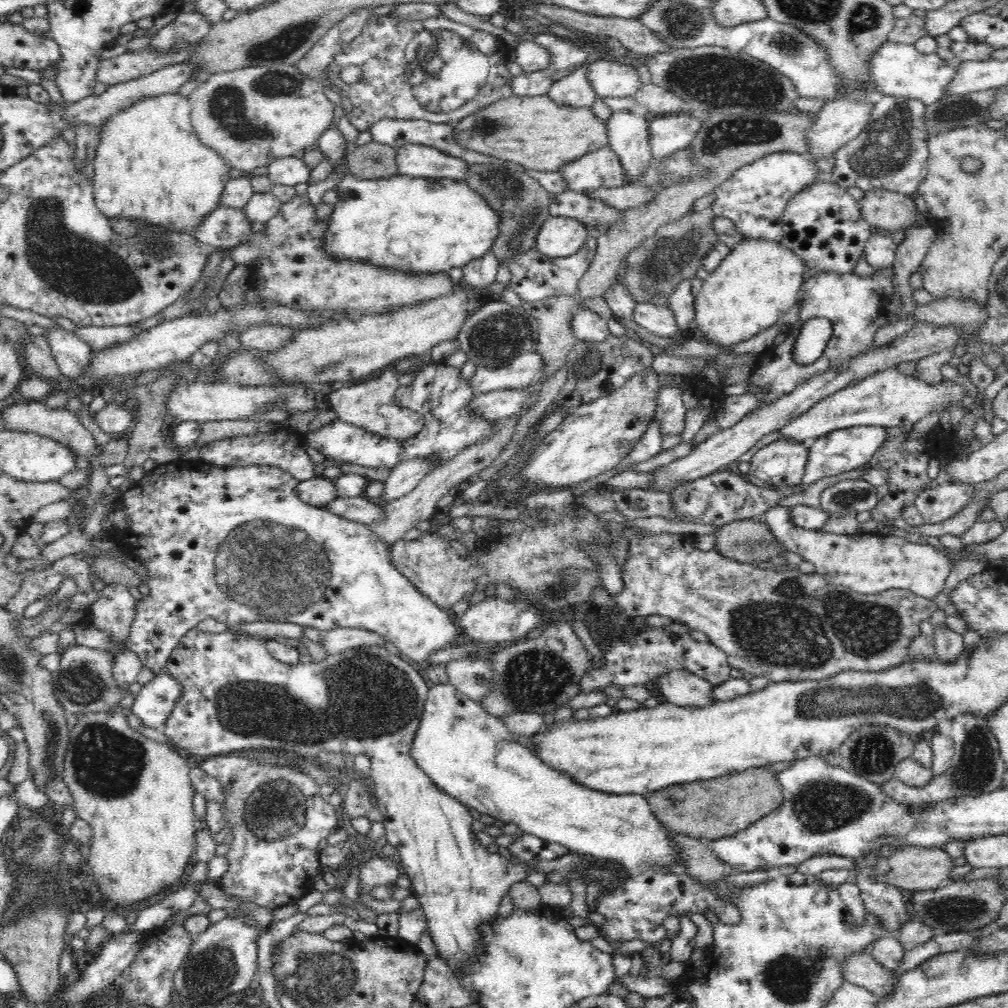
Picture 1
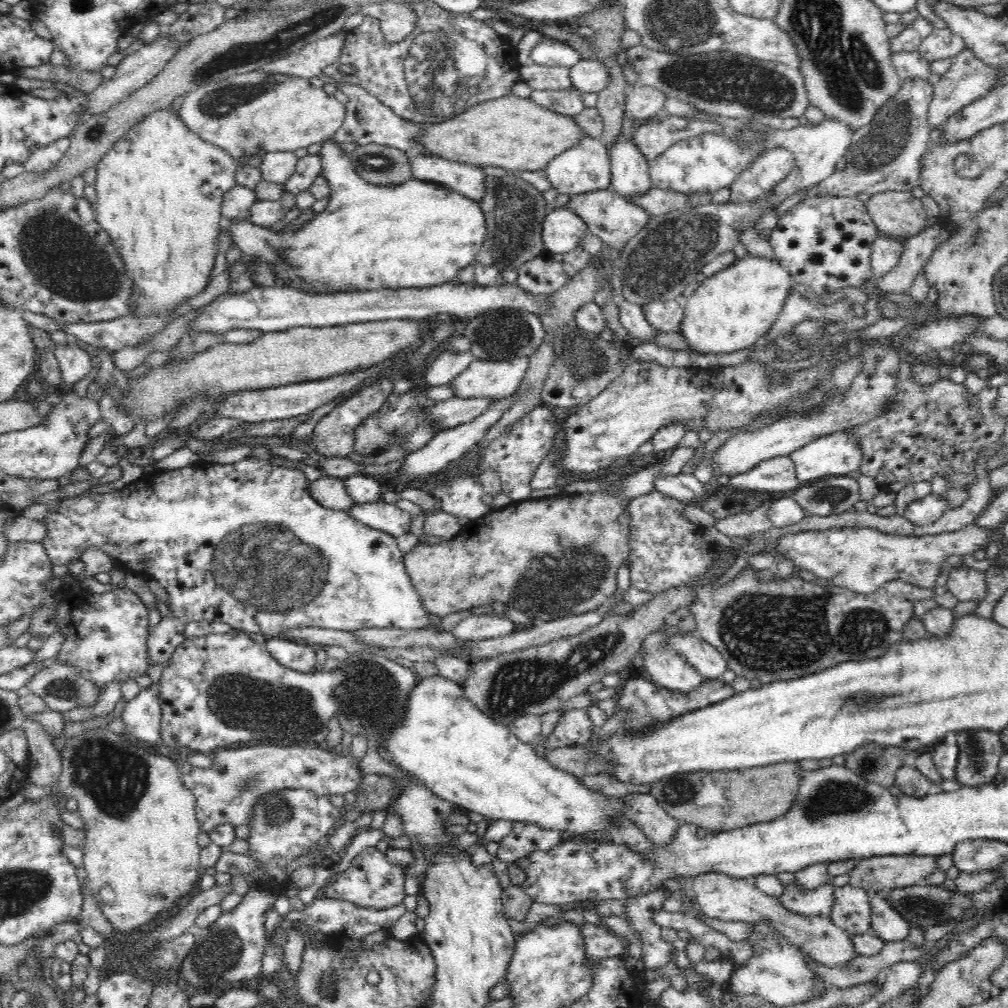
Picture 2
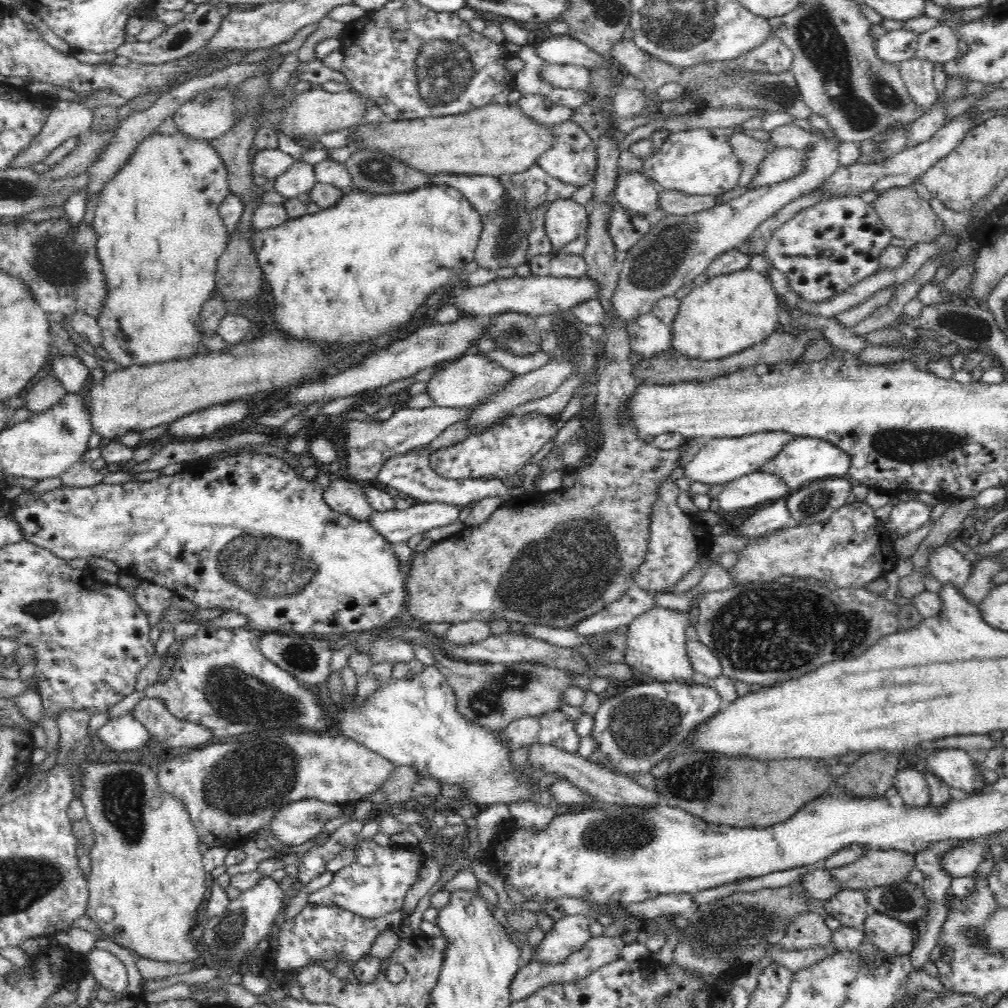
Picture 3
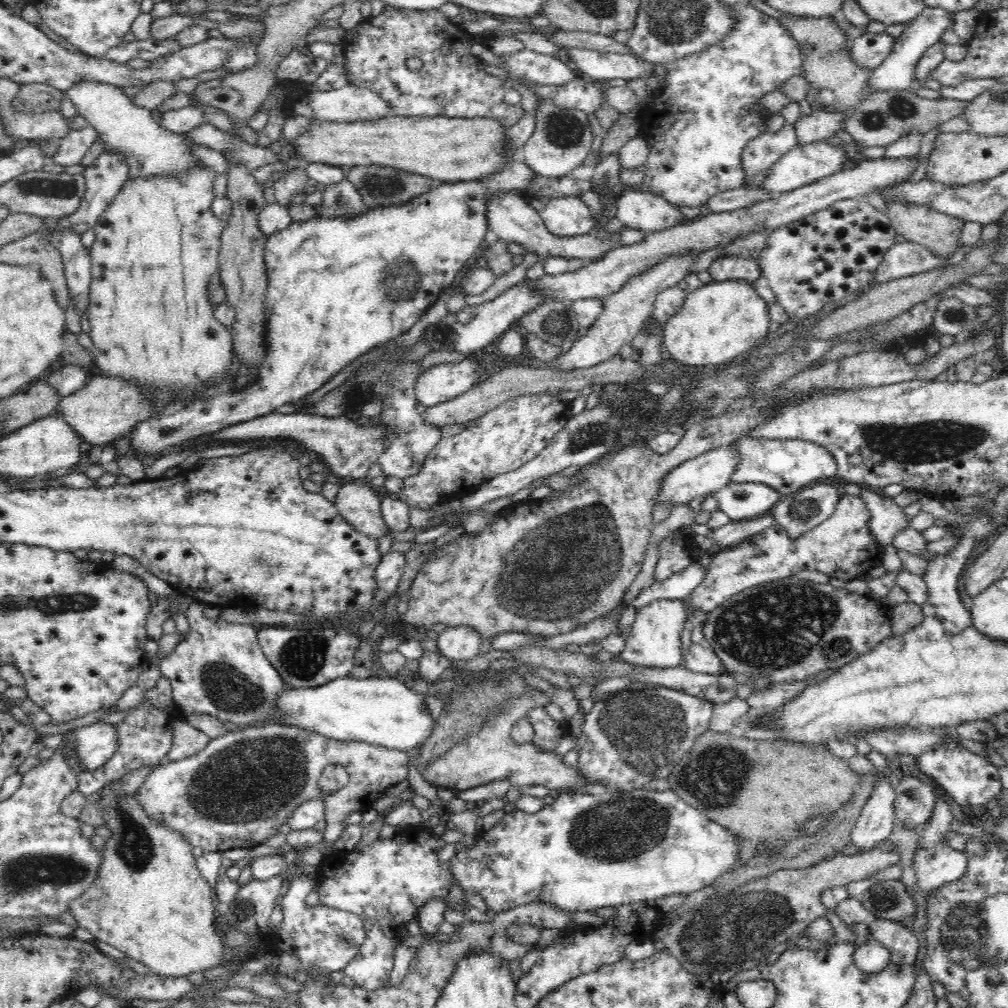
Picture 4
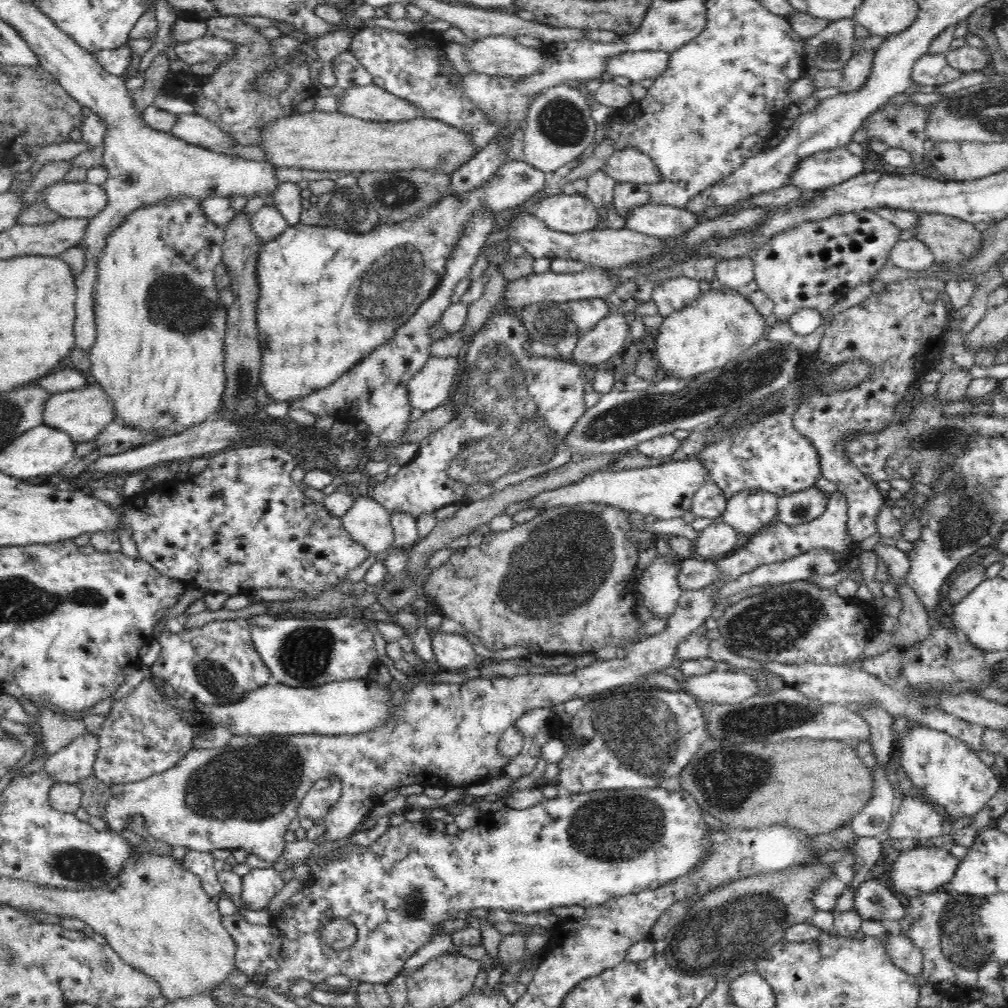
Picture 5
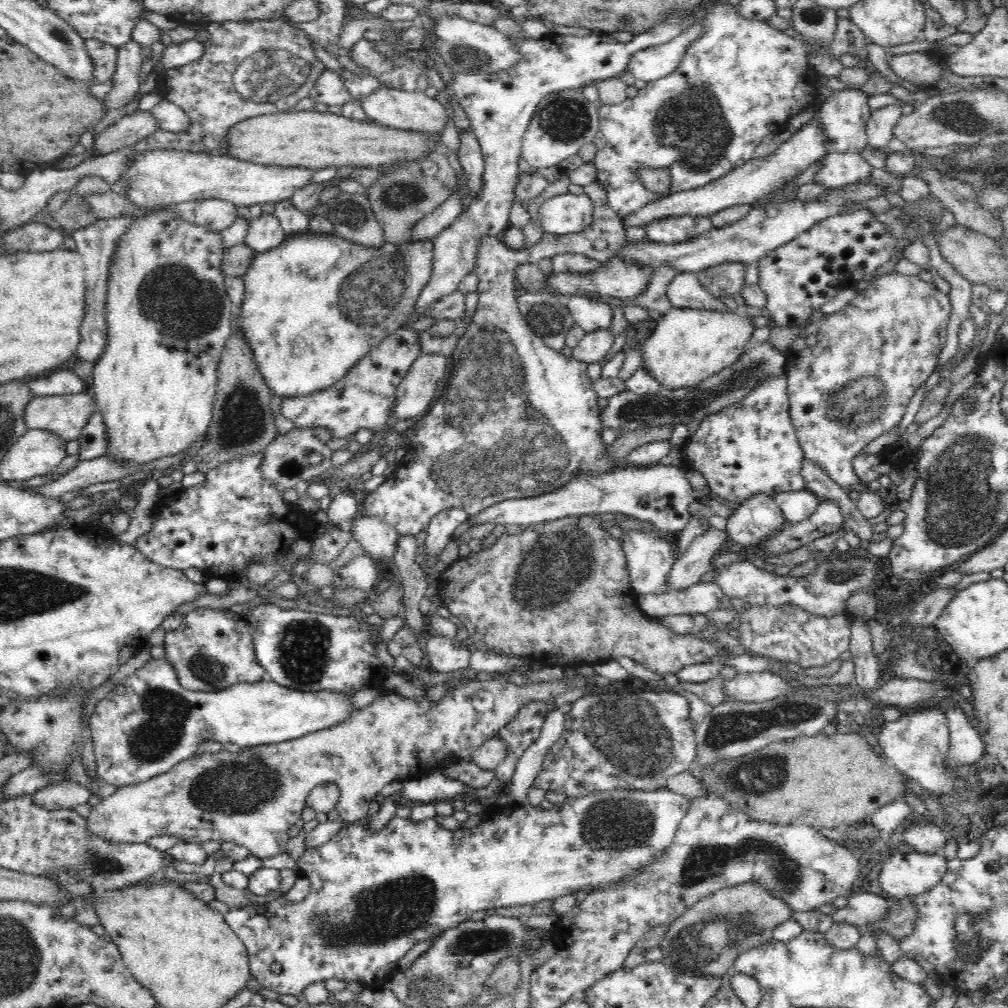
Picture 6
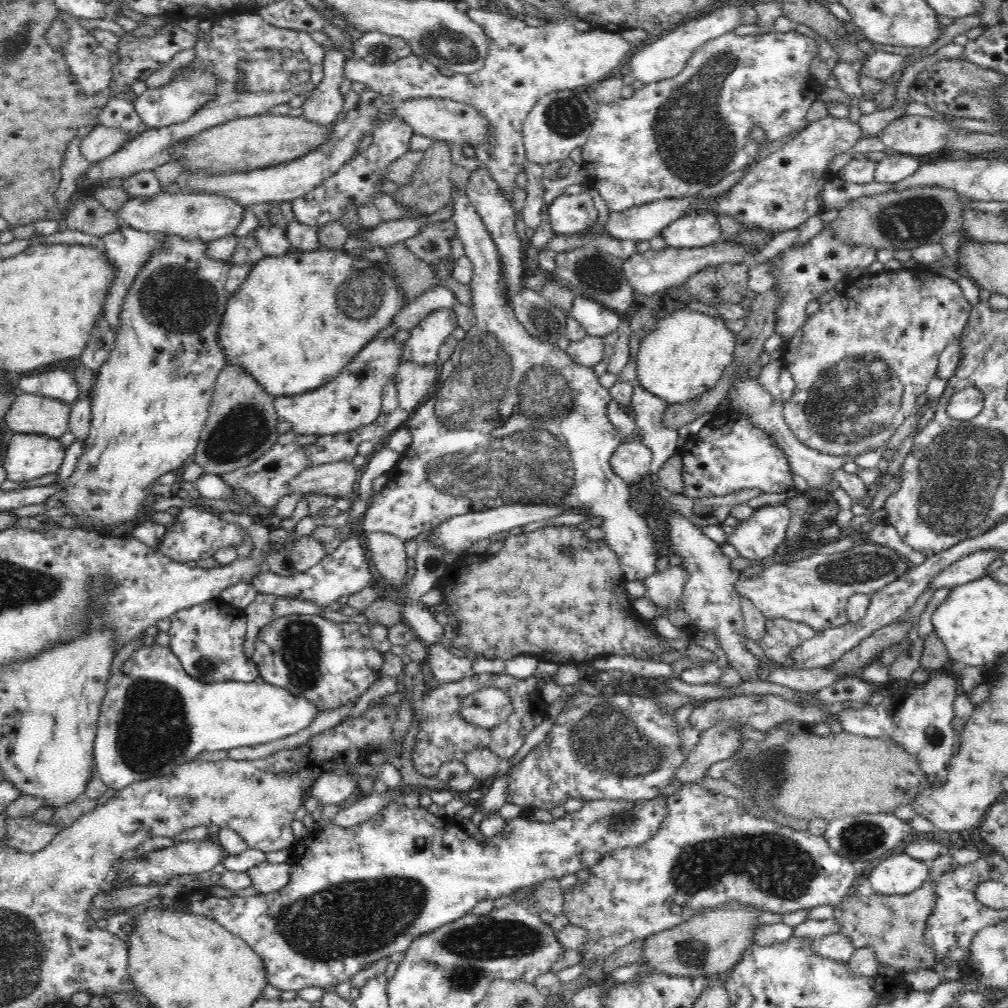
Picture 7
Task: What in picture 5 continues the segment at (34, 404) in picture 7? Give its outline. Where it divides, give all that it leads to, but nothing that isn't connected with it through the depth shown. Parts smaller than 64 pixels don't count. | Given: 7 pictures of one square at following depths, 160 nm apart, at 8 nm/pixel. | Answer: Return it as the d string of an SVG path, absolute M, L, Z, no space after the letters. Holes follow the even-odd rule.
M98 384L80 387L79 389L54 394L45 405L42 414L44 424L49 427L60 429L70 437L75 443L78 442L94 442L100 432L116 419L113 403L104 393L104 390Z

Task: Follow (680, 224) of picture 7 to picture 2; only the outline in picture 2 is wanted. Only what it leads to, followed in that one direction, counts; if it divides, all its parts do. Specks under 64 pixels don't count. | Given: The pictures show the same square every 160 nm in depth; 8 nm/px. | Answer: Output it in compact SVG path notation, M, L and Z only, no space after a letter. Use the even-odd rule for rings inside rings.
M622 135L609 150L612 167L611 189L626 198L637 197L652 187L649 162L633 139L627 140Z

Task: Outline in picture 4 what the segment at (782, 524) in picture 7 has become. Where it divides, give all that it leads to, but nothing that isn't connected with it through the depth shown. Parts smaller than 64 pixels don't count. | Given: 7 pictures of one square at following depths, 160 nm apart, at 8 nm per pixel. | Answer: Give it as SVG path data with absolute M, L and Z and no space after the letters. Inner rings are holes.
M735 482L728 483L724 488L715 492L715 497L719 502L719 510L725 512L732 521L741 521L770 512L773 506L781 499L781 494L766 484Z

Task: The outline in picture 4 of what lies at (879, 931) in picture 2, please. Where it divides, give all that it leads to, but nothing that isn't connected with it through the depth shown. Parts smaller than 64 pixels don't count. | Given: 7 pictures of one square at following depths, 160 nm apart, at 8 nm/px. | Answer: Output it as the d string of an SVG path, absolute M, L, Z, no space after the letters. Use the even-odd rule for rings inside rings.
M871 917L867 924L870 938L882 943L890 951L890 962L914 965L920 944L908 922Z

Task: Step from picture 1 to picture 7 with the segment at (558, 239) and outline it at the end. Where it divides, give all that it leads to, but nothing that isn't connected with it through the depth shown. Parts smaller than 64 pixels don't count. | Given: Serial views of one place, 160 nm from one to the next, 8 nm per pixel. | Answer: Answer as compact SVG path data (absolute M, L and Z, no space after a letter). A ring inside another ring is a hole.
M587 188L580 194L564 193L557 196L548 210L553 231L563 235L574 234L591 227L599 213Z

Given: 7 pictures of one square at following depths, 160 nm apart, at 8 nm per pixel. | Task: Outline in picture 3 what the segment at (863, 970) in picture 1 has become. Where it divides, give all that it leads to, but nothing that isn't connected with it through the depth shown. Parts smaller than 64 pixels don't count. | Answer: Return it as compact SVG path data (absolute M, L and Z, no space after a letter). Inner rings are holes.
M821 909L796 915L793 923L787 928L785 937L780 940L780 947L791 951L820 948L830 944L833 930L824 922L825 917L826 914Z

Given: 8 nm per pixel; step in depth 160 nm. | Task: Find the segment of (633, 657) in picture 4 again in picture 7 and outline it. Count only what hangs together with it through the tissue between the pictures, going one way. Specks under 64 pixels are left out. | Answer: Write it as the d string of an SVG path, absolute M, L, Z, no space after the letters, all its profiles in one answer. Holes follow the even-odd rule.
M452 188L453 216L451 219L457 228L457 236L461 238L465 250L465 256L470 259L474 265L474 272L471 281L472 290L472 310L476 318L476 324L466 332L465 338L459 342L452 356L444 361L442 367L439 368L437 376L437 385L430 393L430 396L424 400L424 403L412 414L412 418L407 420L407 428L409 428L412 436L412 443L404 454L401 455L398 464L388 474L387 482L379 493L373 494L371 501L368 502L367 509L364 513L363 529L367 533L385 532L400 538L402 541L415 540L422 532L430 531L434 526L442 524L444 520L448 520L453 516L460 516L468 512L485 511L489 508L499 507L505 504L545 504L545 505L564 505L572 507L575 512L585 514L589 517L599 516L603 518L600 527L605 532L604 540L609 548L616 553L620 563L620 568L624 572L627 582L640 582L646 580L648 576L656 573L656 562L661 555L656 547L656 538L652 535L652 530L648 527L648 522L642 515L632 509L628 504L630 500L631 486L624 481L621 476L616 475L616 471L612 468L610 458L616 452L621 444L622 434L611 423L608 415L608 404L613 401L609 389L605 388L598 381L593 367L587 367L578 364L567 351L561 350L554 344L546 343L530 336L525 327L520 325L514 313L511 302L507 298L507 284L503 274L501 259L498 254L498 247L492 241L492 235L486 230L486 225L482 221L482 217L473 207L465 193L465 189L455 190Z

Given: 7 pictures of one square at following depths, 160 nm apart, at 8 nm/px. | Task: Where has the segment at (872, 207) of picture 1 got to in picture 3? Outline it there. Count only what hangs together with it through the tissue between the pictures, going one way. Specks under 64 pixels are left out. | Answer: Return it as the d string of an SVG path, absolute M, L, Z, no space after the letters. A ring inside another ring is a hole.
M912 186L894 187L879 193L873 207L893 236L902 238L907 243L930 242L944 232L944 222L932 211L930 203L919 197Z

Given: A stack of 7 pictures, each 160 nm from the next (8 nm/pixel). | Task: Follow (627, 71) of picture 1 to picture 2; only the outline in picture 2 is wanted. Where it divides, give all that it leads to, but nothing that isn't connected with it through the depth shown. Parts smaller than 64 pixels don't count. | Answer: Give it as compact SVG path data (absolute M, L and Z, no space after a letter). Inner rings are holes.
M596 58L580 60L571 68L570 80L576 89L582 92L602 92L610 84L608 68Z

